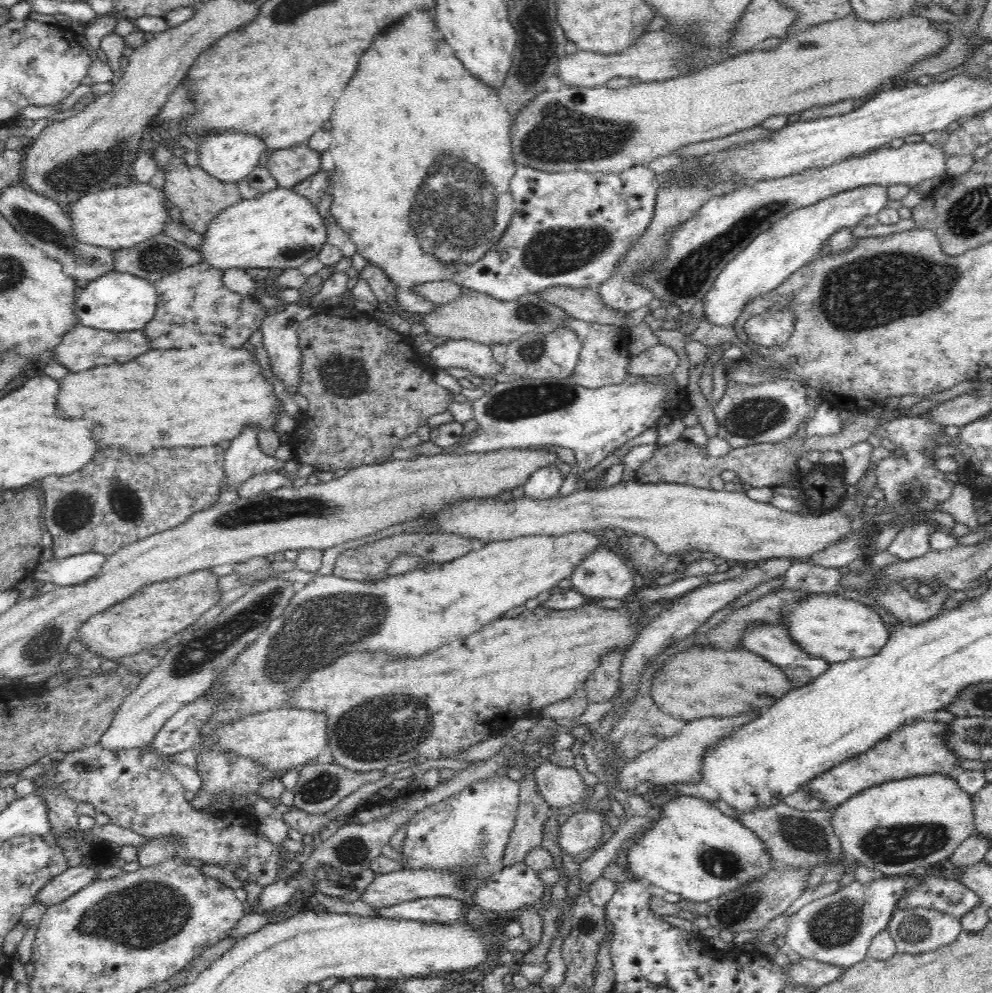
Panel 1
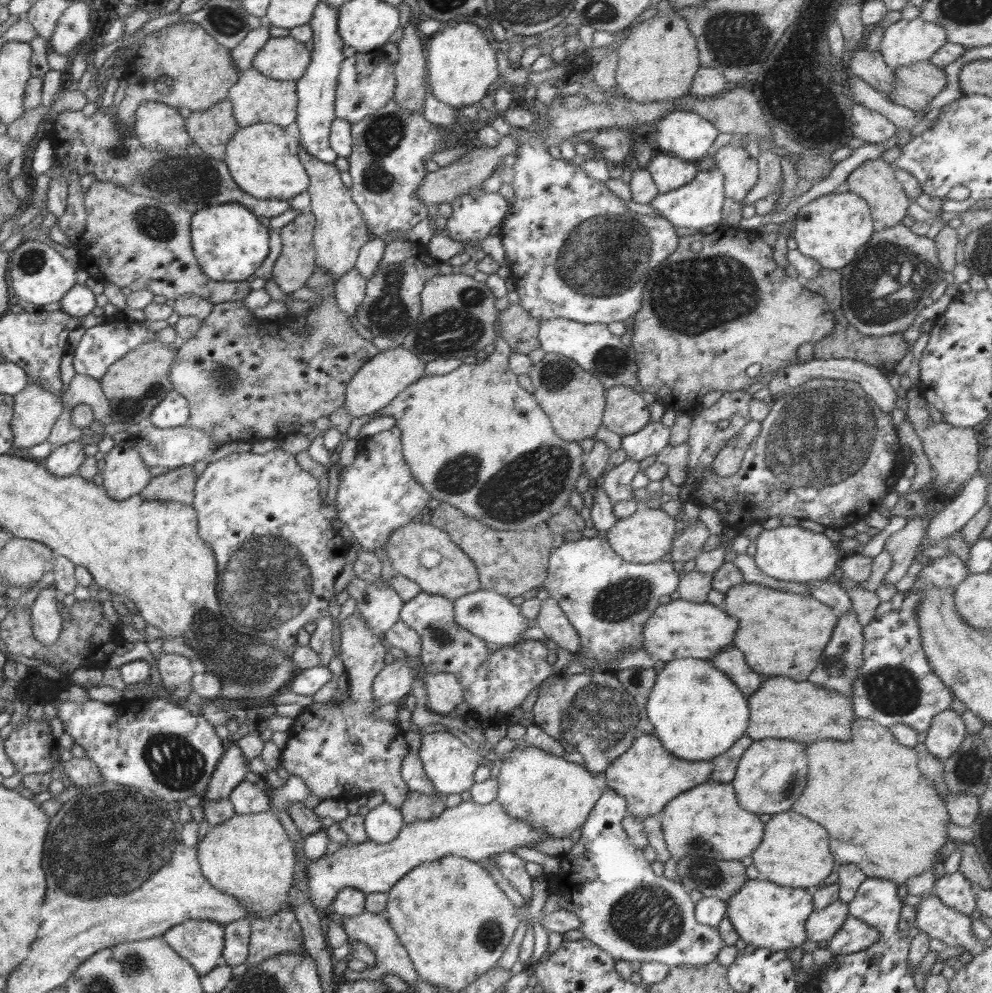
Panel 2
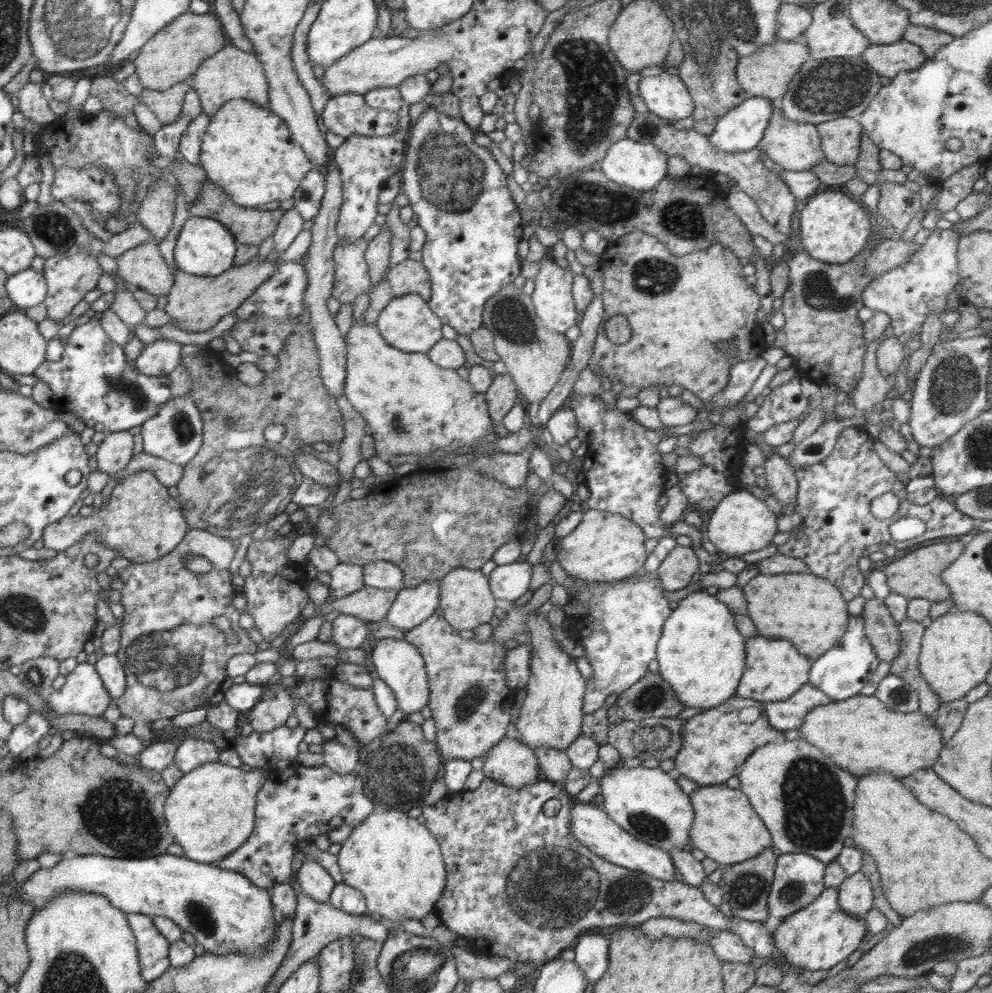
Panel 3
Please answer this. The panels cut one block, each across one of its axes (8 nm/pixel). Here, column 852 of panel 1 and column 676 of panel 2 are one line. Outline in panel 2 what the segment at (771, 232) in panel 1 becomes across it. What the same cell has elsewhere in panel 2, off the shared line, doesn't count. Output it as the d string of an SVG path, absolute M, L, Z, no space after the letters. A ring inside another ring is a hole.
M714 168L710 172L698 171L692 182L677 189L664 194L659 193L649 206L654 208L658 215L668 219L676 228L695 228L700 232L701 228L705 226L721 224L725 194L724 176L718 168Z

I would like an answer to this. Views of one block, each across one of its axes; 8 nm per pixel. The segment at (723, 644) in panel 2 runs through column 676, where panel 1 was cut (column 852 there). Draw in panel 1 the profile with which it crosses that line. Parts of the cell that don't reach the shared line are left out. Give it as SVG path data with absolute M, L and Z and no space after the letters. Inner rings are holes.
M810 594L808 598L796 600L794 604L786 604L784 626L787 626L792 639L800 646L801 650L829 663L875 656L888 643L890 637L888 626L870 605L836 594Z

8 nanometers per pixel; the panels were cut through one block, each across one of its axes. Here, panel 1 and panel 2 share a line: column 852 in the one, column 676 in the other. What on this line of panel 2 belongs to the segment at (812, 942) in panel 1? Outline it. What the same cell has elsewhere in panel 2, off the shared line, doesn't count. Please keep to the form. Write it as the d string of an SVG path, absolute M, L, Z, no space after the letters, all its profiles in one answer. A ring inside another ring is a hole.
M603 787L603 793L596 801L594 808L581 826L580 839L575 842L570 852L554 861L552 875L544 874L540 881L526 871L523 858L514 852L501 852L490 856L488 860L496 861L504 878L510 881L525 902L534 896L534 887L540 883L548 889L548 894L560 894L560 909L572 911L581 920L580 931L590 940L611 954L616 961L659 962L669 967L690 965L701 967L717 960L718 952L724 946L720 933L713 926L705 925L695 919L695 903L683 888L683 885L664 876L657 876L650 867L650 862L644 857L643 850L634 846L621 825L622 819L629 812L627 800L614 789Z

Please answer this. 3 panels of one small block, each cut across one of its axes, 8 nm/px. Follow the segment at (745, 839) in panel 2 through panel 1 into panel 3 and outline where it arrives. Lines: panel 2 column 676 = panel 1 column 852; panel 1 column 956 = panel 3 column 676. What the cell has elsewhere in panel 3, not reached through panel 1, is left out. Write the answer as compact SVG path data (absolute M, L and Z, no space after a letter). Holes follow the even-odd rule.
M624 767L608 769L599 781L599 793L604 797L602 808L620 828L633 837L661 848L668 854L672 849L690 850L689 830L694 822L694 811L688 794L675 781L674 773L664 772L660 767Z

